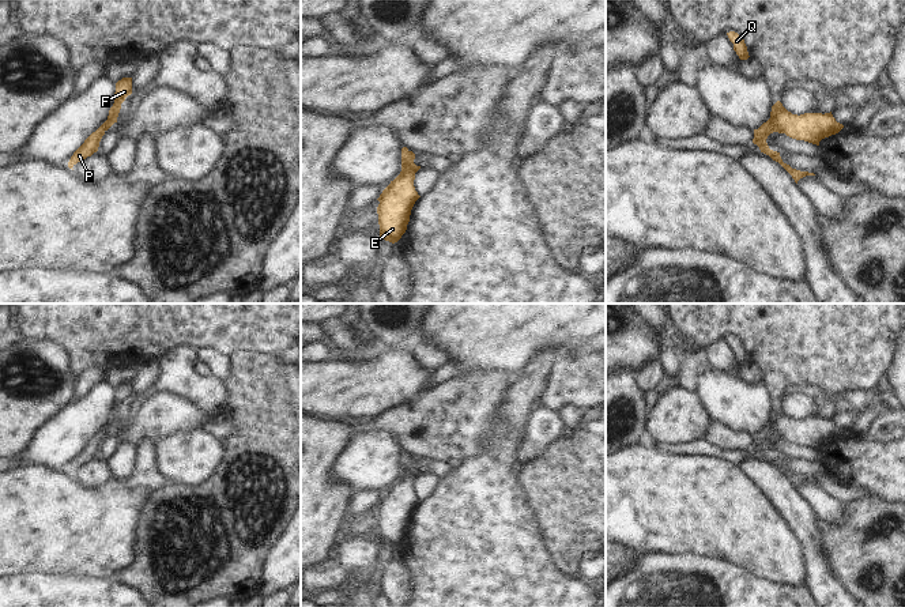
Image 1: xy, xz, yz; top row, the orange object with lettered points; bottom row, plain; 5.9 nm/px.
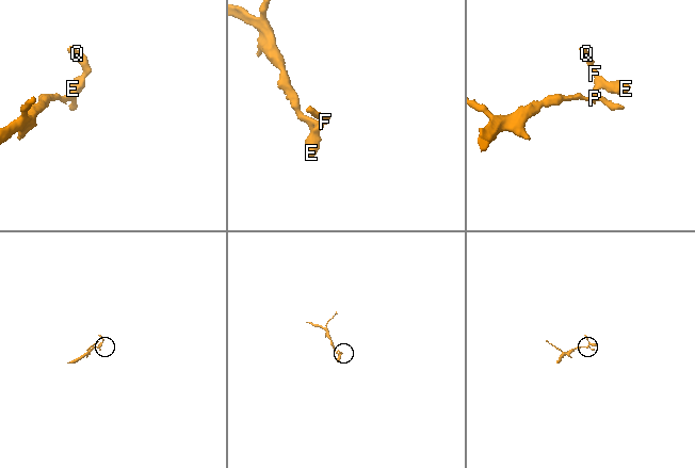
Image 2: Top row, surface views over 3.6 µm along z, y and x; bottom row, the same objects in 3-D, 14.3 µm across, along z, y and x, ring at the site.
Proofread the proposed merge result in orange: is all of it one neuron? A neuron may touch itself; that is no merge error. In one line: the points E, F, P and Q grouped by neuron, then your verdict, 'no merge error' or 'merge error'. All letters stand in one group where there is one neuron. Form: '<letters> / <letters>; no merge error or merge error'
E F P Q; no merge error

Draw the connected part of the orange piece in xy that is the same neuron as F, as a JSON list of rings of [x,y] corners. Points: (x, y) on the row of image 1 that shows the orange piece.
[[[122,78],[116,83],[114,103],[109,110],[108,120],[95,132],[93,132],[84,140],[84,143],[73,152],[73,155],[68,162],[69,169],[72,169],[78,162],[86,159],[87,157],[91,157],[94,152],[98,151],[102,136],[114,122],[117,122],[121,103],[131,94],[132,94],[132,78]]]

